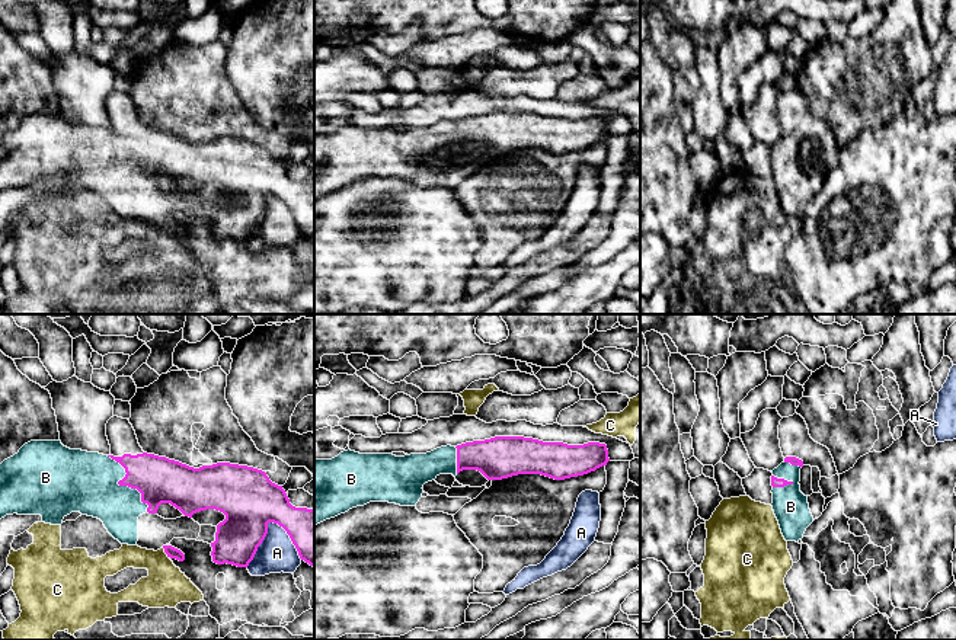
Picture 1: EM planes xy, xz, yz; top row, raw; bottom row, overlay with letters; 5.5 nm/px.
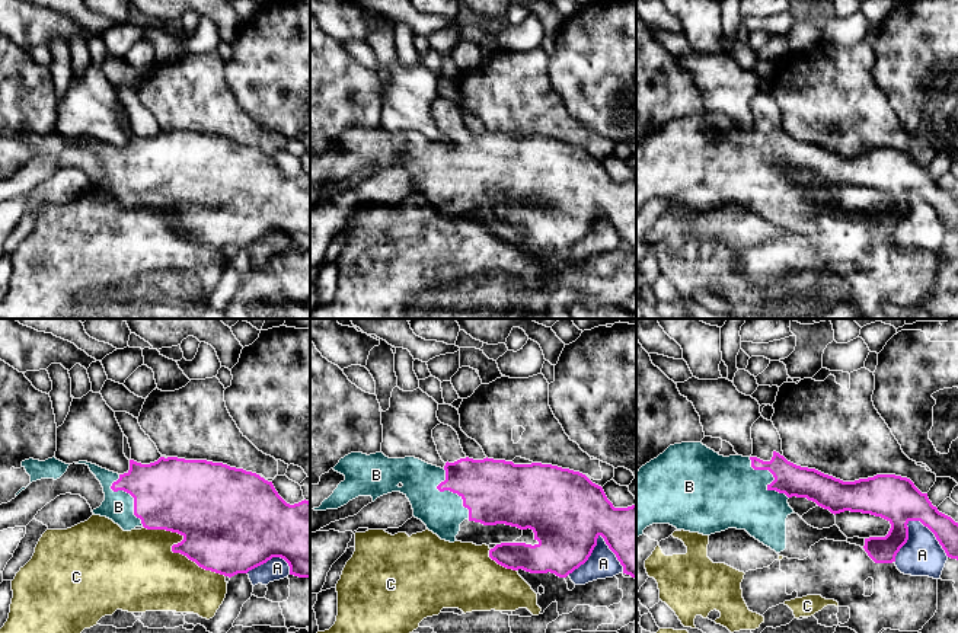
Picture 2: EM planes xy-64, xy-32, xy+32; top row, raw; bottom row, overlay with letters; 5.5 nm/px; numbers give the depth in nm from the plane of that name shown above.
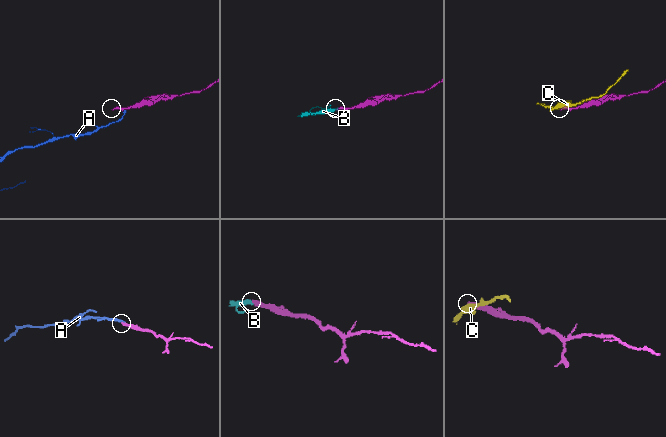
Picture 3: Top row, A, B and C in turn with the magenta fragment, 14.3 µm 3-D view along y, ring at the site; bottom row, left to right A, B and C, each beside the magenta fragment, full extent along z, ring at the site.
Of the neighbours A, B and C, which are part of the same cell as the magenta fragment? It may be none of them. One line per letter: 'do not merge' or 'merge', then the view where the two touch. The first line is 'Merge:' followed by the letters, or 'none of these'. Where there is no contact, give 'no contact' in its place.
Merge: B
A: do not merge | xy
B: merge | xy
C: do not merge | xy

